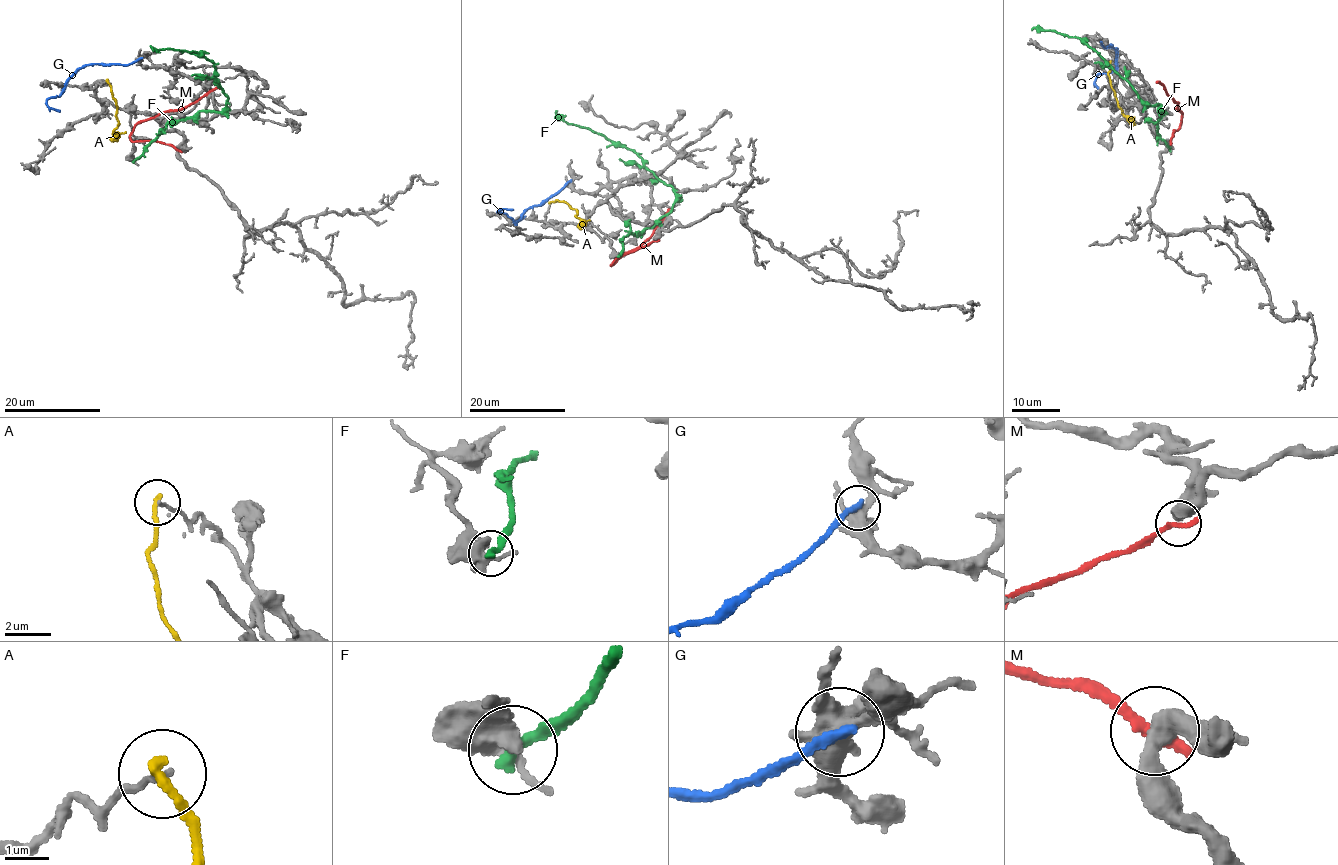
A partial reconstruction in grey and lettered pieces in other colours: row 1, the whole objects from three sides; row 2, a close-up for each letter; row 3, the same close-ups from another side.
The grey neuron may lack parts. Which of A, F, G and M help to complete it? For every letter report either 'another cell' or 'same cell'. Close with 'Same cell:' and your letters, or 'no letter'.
A: another cell
F: another cell
G: another cell
M: another cell
Same cell: no letter

